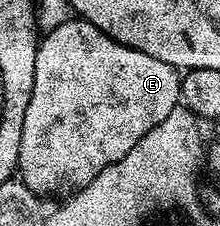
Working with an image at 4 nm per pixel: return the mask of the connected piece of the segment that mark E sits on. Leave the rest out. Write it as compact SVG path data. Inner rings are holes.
M81 18L66 20L64 26L56 26L56 30L45 33L38 41L32 94L28 98L28 110L24 110L24 126L20 134L17 175L24 182L24 186L28 186L28 190L32 190L40 198L54 196L57 192L66 192L65 194L79 192L92 182L92 178L96 178L96 174L100 174L100 170L112 166L112 162L120 162L120 158L124 158L124 154L128 154L128 150L132 150L132 146L136 146L136 142L140 142L140 138L144 138L144 134L148 134L152 126L160 126L160 122L164 122L168 114L175 112L179 107L181 95L182 82L179 69L172 67L168 62L160 62L160 58L152 58L152 54L144 54L140 50L116 42L111 36L92 26L92 22Z

